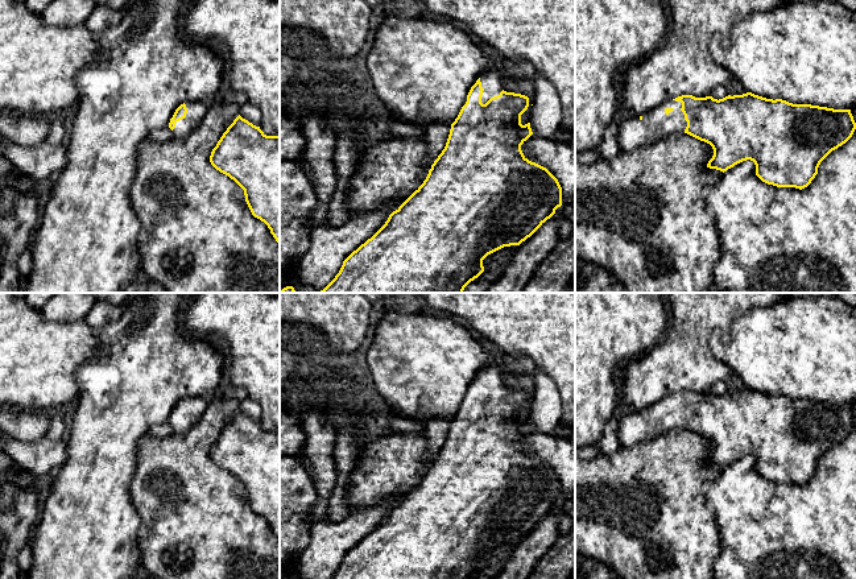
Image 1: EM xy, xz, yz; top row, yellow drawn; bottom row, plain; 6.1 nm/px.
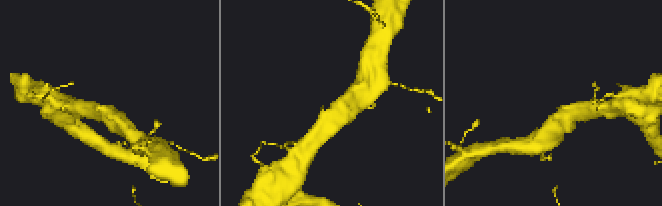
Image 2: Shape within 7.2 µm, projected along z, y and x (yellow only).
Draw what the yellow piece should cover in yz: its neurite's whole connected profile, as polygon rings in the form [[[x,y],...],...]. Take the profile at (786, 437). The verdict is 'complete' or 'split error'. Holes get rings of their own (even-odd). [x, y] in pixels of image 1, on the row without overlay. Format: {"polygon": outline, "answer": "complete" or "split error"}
{"polygon": [[[752,388],[728,390],[723,394],[712,392],[695,393],[682,390],[656,402],[642,411],[630,411],[619,421],[617,438],[621,447],[653,439],[671,429],[687,429],[710,439],[714,451],[707,463],[727,467],[735,460],[750,455],[756,460],[756,471],[765,479],[777,483],[805,484],[818,470],[820,458],[835,444],[845,439],[853,430],[856,418],[851,405],[834,405],[811,400],[793,400],[782,394],[766,394]]], "answer": "split error"}

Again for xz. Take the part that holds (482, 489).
{"polygon": [[[491,357],[489,363],[481,369],[476,379],[471,382],[467,397],[462,402],[458,413],[451,419],[450,430],[444,444],[431,460],[423,479],[396,505],[385,520],[356,546],[353,546],[344,557],[330,579],[470,579],[483,567],[483,555],[510,541],[520,541],[530,533],[547,514],[550,514],[558,503],[562,501],[562,483],[558,475],[543,462],[529,456],[521,441],[533,430],[530,418],[522,421],[521,410],[529,402],[529,393],[521,389],[506,388],[501,379],[501,371],[496,361]]], "answer": "split error"}

